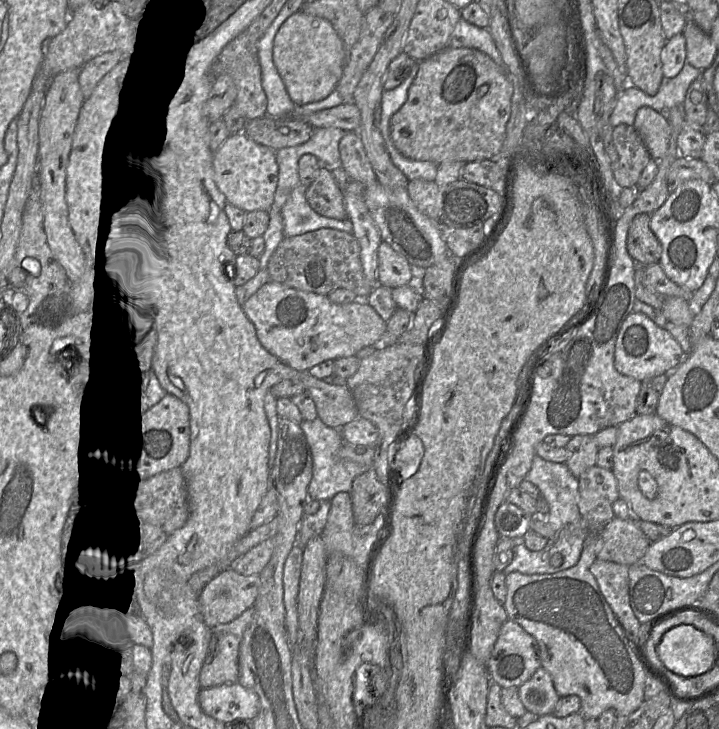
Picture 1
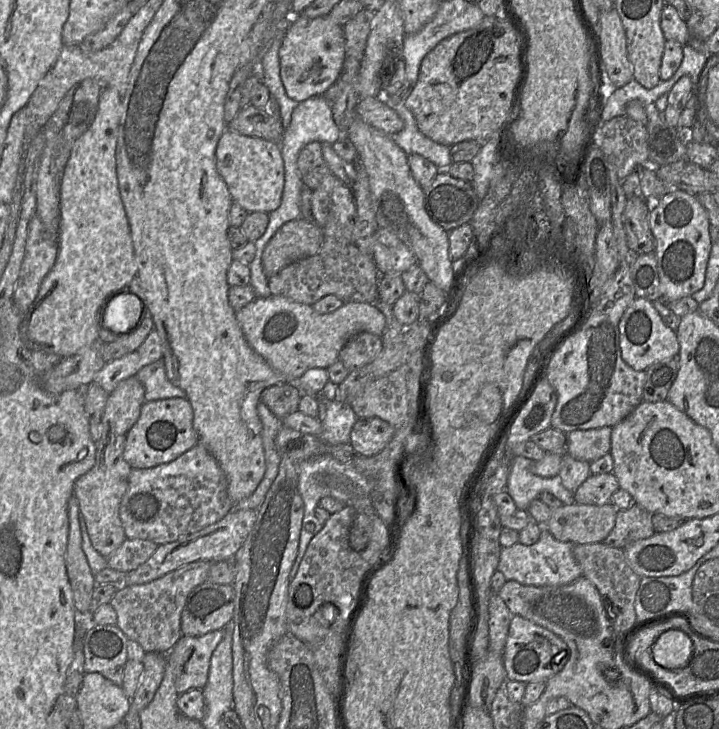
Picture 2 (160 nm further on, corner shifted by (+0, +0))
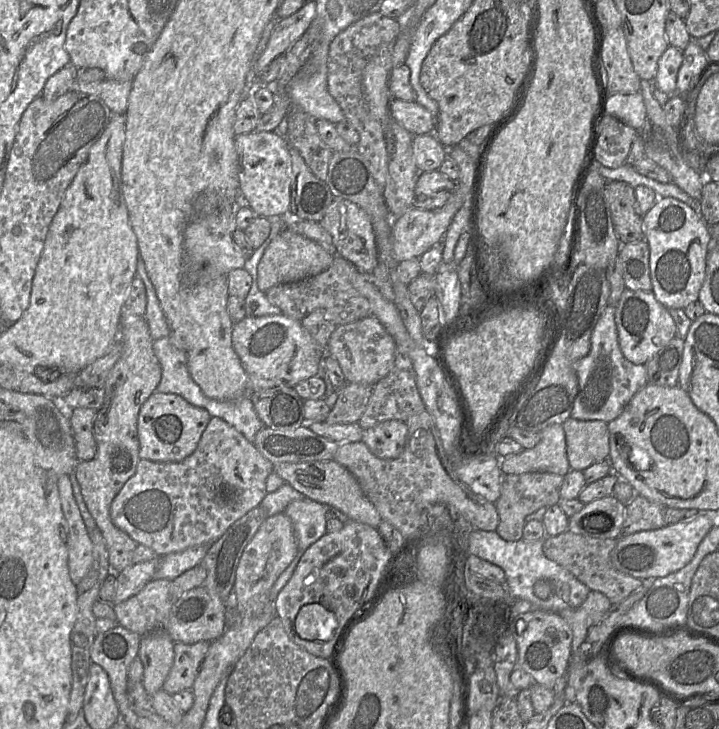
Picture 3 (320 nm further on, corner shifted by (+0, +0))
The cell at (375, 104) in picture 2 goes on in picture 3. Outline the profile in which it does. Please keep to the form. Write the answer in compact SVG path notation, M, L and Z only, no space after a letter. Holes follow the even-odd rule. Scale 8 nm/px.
M392 99L389 102L389 113L402 127L414 136L434 133L437 117L417 102Z

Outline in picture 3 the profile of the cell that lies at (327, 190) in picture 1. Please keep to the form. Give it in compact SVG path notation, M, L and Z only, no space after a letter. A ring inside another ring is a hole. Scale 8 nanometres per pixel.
M334 198L319 221L331 235L337 254L350 261L364 274L370 274L379 262L375 234L368 214L355 203Z

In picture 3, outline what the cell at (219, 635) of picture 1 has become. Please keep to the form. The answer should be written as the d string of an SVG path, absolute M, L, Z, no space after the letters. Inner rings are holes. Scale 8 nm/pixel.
M208 641L194 644L175 642L173 666L162 689L171 695L185 689L192 689L209 646Z

